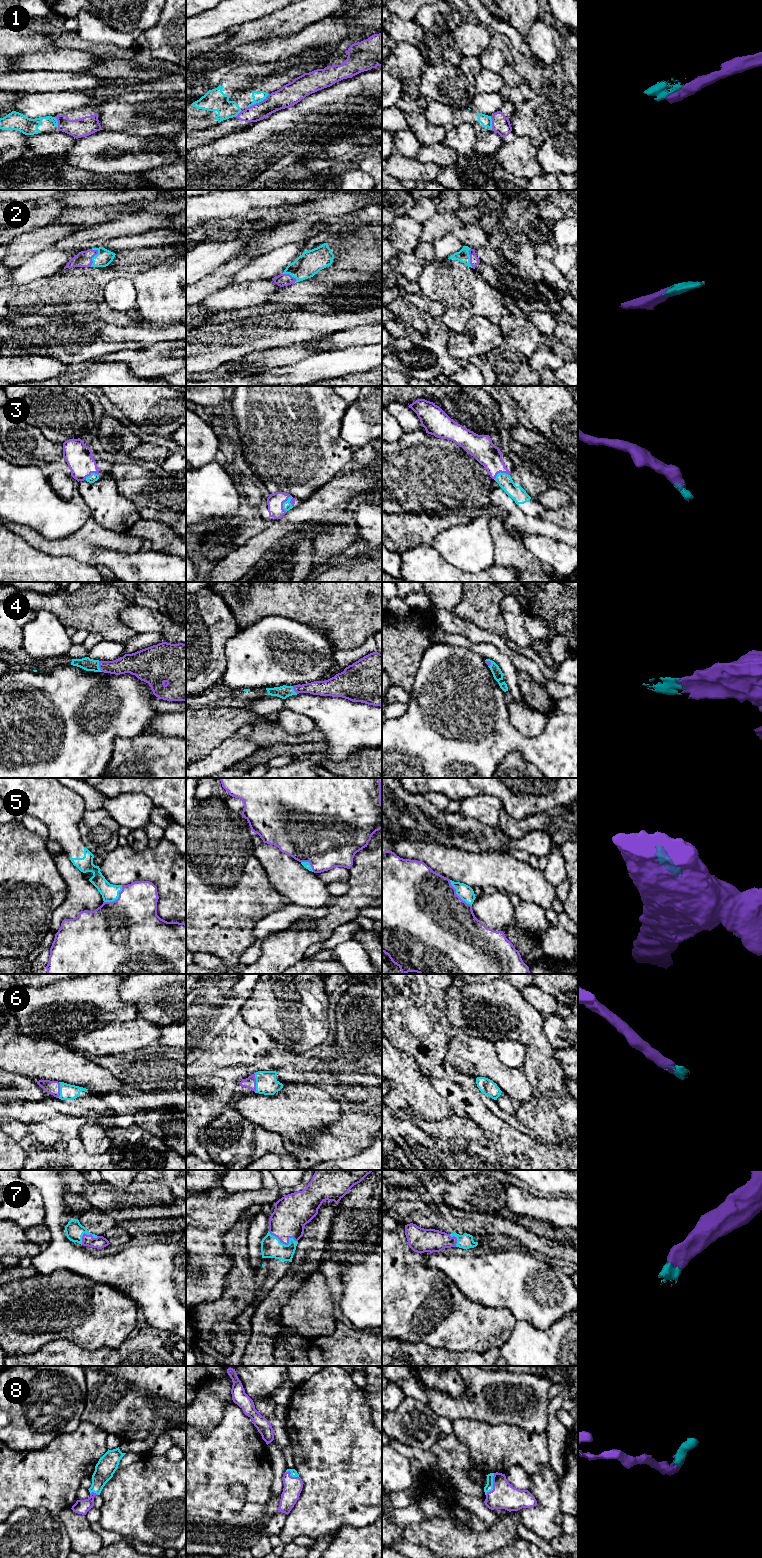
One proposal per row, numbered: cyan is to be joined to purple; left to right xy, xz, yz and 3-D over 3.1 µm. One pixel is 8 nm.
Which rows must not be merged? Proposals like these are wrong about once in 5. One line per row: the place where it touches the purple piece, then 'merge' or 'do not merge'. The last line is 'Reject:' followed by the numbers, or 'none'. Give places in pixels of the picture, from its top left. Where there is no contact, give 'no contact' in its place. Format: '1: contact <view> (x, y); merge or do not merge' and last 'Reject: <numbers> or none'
1: contact xz (259, 102); do not merge
2: contact xy (92, 257); merge
3: contact xz (283, 502); merge
4: contact xy (99, 666); merge
5: contact yz (456, 894); merge
6: contact xz (255, 1083); merge
7: contact xz (284, 1243); merge
8: contact yz (493, 1485); merge
Reject: 1

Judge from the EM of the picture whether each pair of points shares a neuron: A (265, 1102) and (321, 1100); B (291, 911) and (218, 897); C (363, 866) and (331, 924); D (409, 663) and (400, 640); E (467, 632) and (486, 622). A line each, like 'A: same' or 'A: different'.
A: same
B: different
C: same
D: same
E: different

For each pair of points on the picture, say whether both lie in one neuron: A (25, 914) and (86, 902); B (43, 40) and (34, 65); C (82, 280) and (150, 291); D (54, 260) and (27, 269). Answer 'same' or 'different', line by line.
A: different
B: different
C: same
D: same

